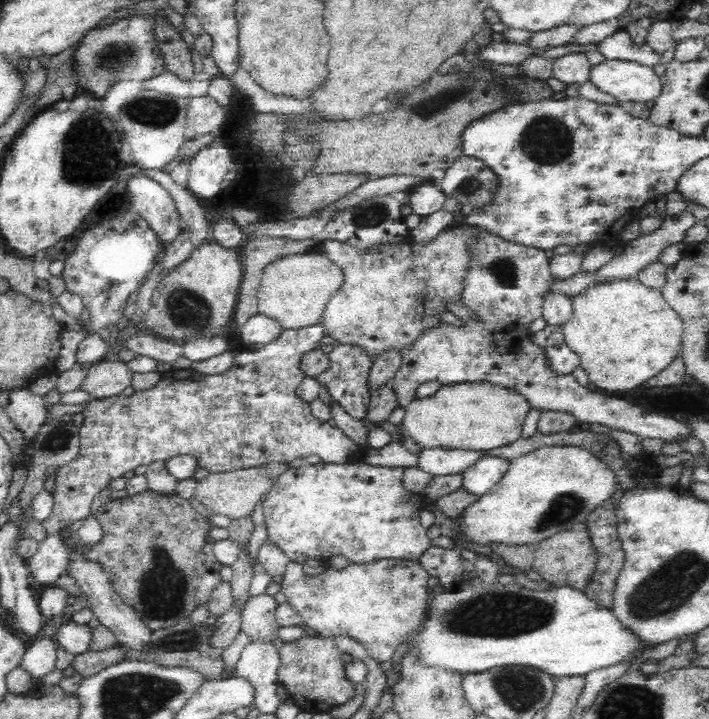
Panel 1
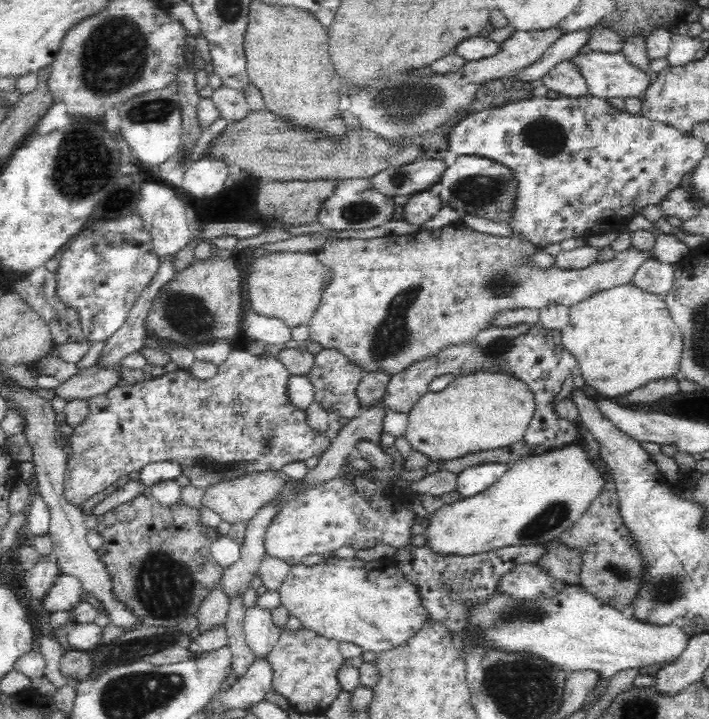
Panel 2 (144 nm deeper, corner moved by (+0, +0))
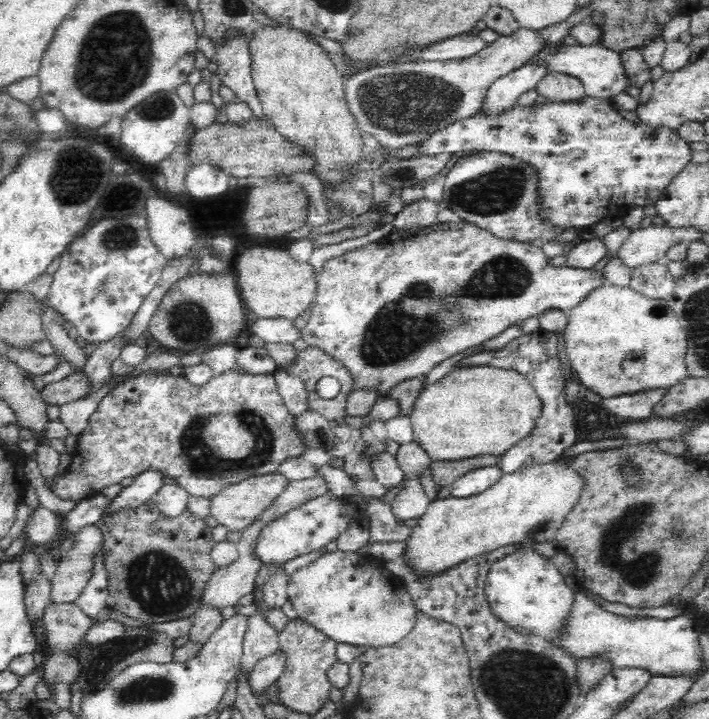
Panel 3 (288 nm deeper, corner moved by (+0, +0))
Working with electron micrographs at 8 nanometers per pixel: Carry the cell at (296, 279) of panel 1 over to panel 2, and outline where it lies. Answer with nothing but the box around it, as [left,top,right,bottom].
[248,252,334,330]

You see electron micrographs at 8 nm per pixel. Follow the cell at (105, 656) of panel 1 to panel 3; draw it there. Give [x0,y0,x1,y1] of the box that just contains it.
[44,654,82,686]

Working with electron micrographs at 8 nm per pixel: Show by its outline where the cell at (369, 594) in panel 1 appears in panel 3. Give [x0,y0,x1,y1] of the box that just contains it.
[286,552,418,648]

